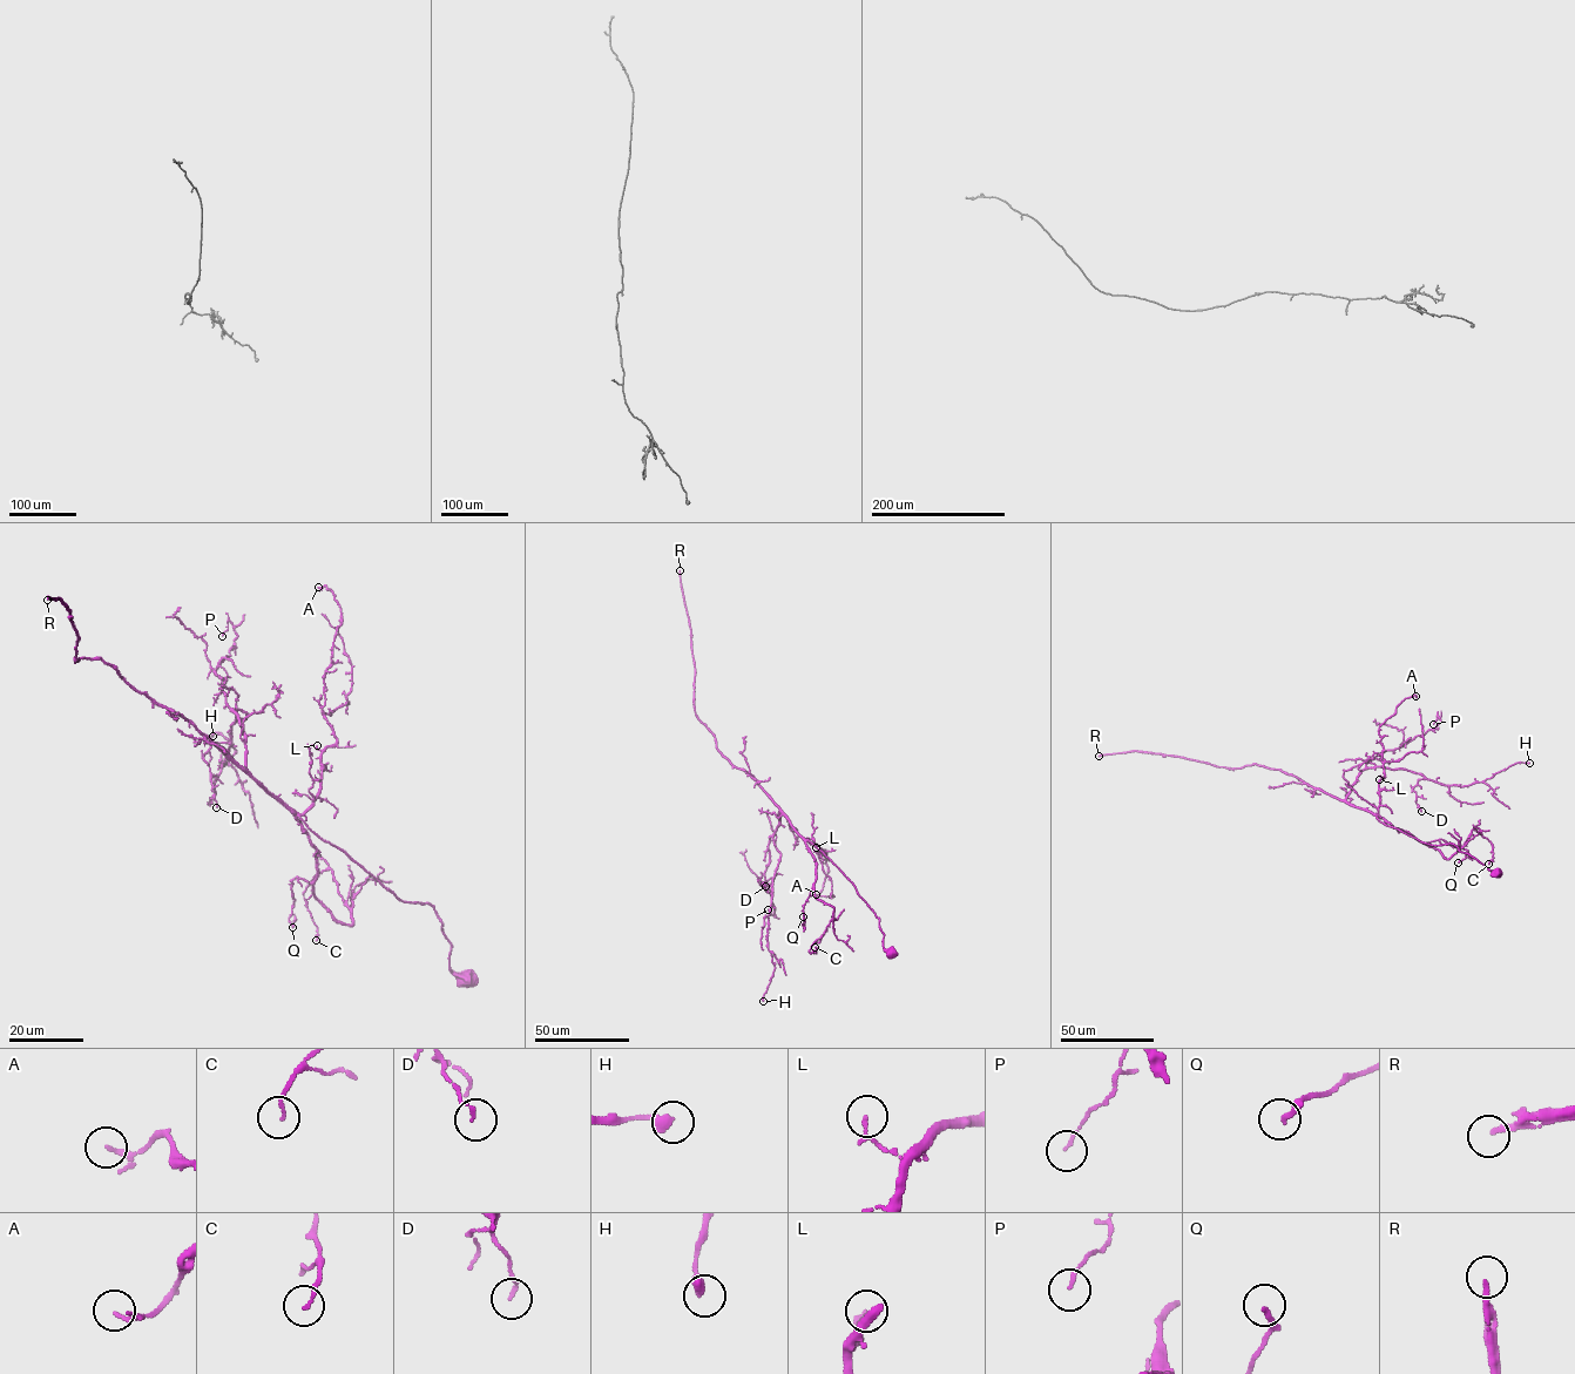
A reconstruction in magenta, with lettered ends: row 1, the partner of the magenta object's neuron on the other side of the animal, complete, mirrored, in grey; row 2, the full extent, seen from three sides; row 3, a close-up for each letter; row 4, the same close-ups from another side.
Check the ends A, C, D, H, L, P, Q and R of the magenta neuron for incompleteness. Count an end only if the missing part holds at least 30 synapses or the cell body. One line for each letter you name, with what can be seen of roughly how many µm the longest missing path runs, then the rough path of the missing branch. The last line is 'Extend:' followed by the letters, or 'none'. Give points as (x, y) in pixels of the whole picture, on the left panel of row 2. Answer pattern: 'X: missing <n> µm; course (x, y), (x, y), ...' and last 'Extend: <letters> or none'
R: missing 700 µm
Extend: R

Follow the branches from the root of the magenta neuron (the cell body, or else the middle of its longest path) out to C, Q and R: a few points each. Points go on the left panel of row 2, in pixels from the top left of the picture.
C: (470, 979), (431, 905), (297, 816), (313, 895), (337, 921), (352, 911), (317, 874), (316, 940)
Q: (470, 979), (450, 968), (451, 943), (431, 905), (400, 900), (297, 816), (317, 877), (292, 880), (292, 927)
R: (470, 979), (450, 968), (451, 943), (431, 905), (400, 900), (113, 667), (76, 660), (69, 611), (47, 600)

